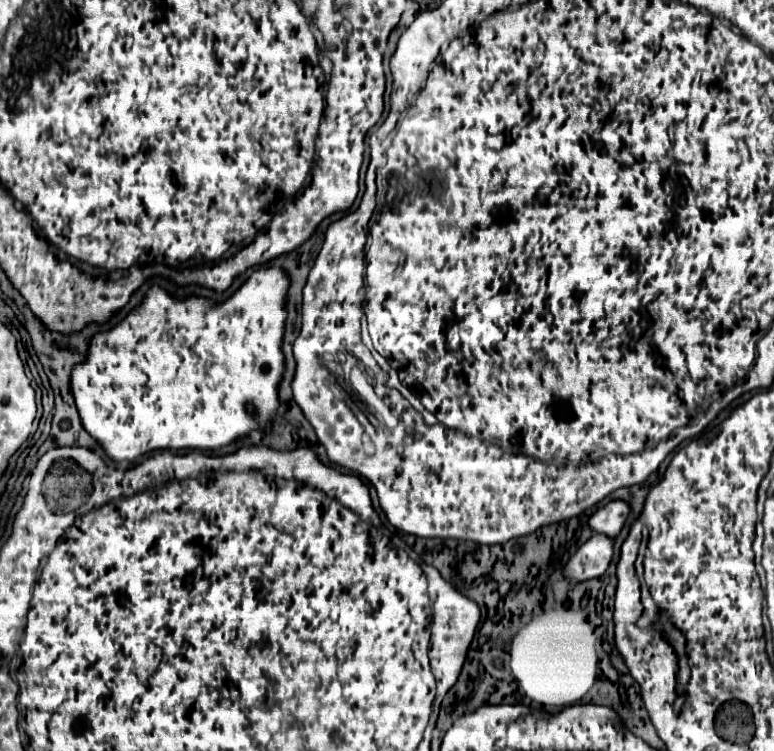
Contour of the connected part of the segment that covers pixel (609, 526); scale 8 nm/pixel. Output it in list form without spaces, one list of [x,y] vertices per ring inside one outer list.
[[[615,499],[615,501],[607,503],[605,507],[601,507],[599,511],[595,511],[589,517],[589,525],[597,533],[605,533],[609,537],[615,537],[623,529],[629,513],[631,513],[631,507],[625,501]]]

